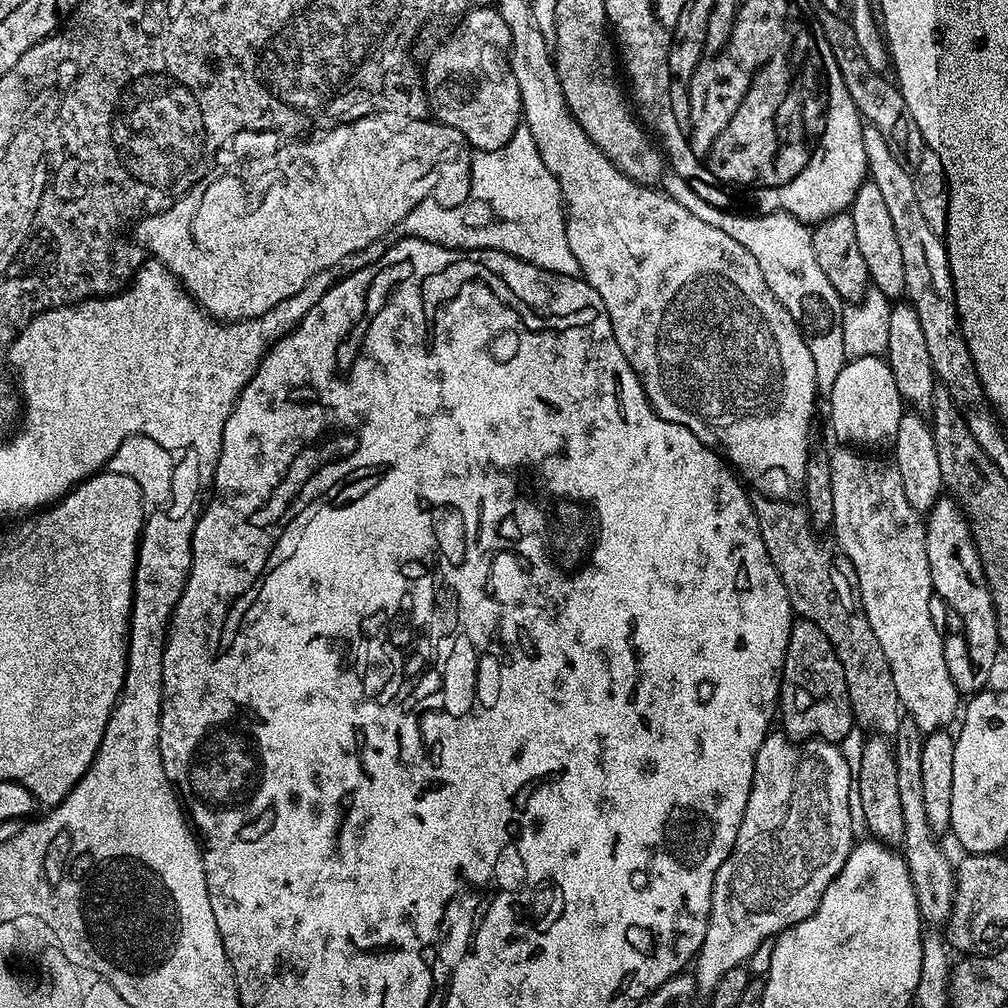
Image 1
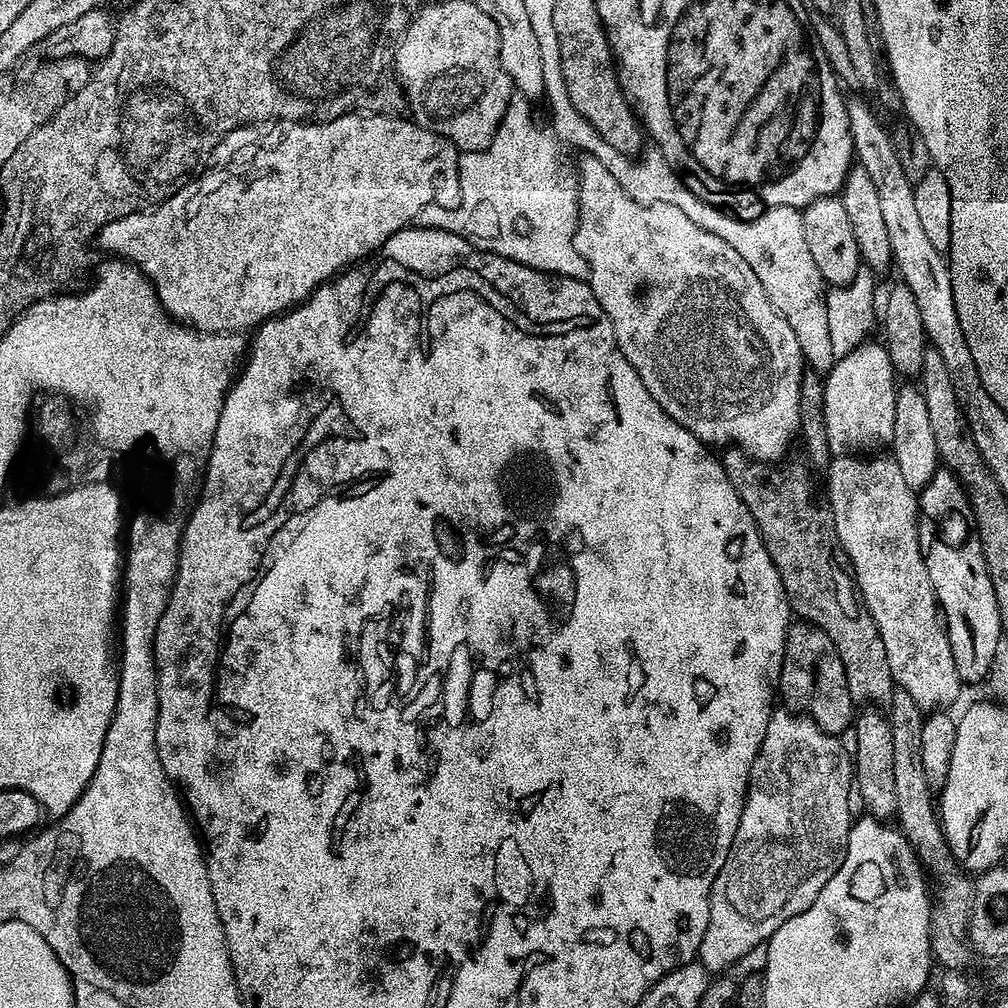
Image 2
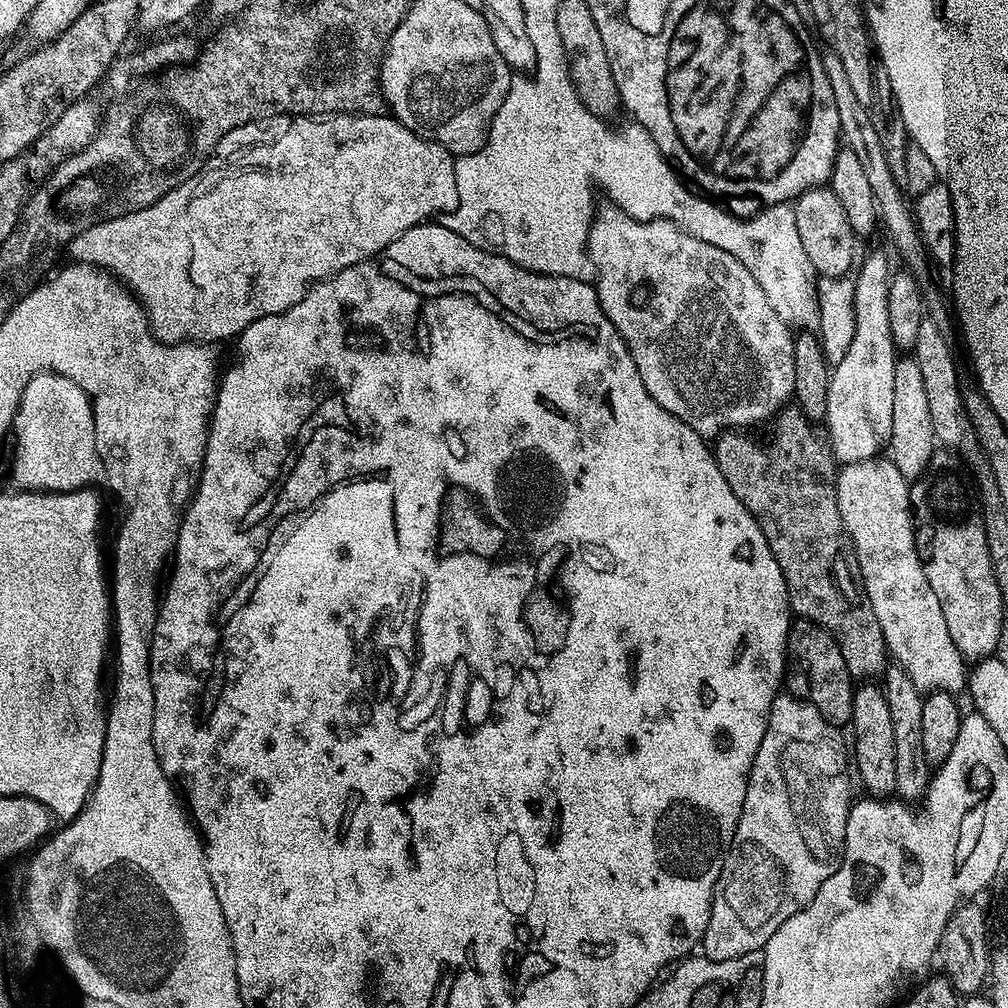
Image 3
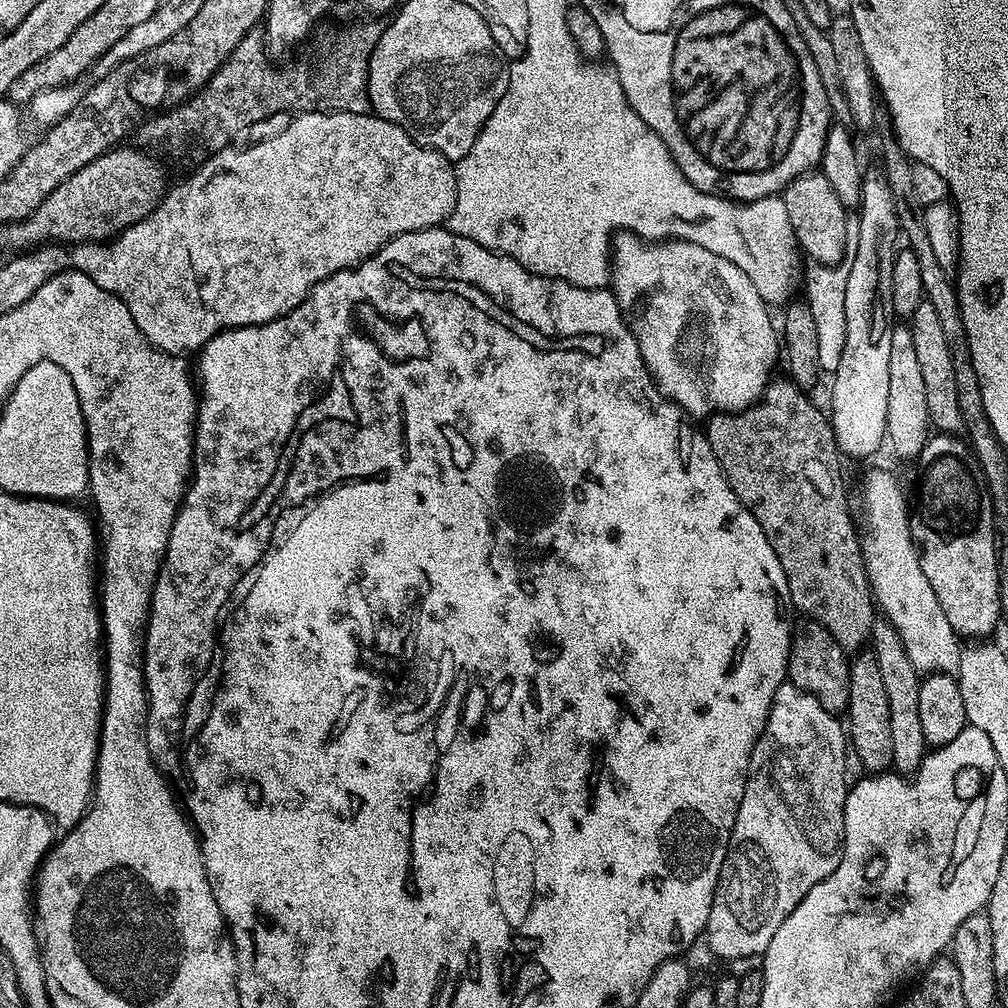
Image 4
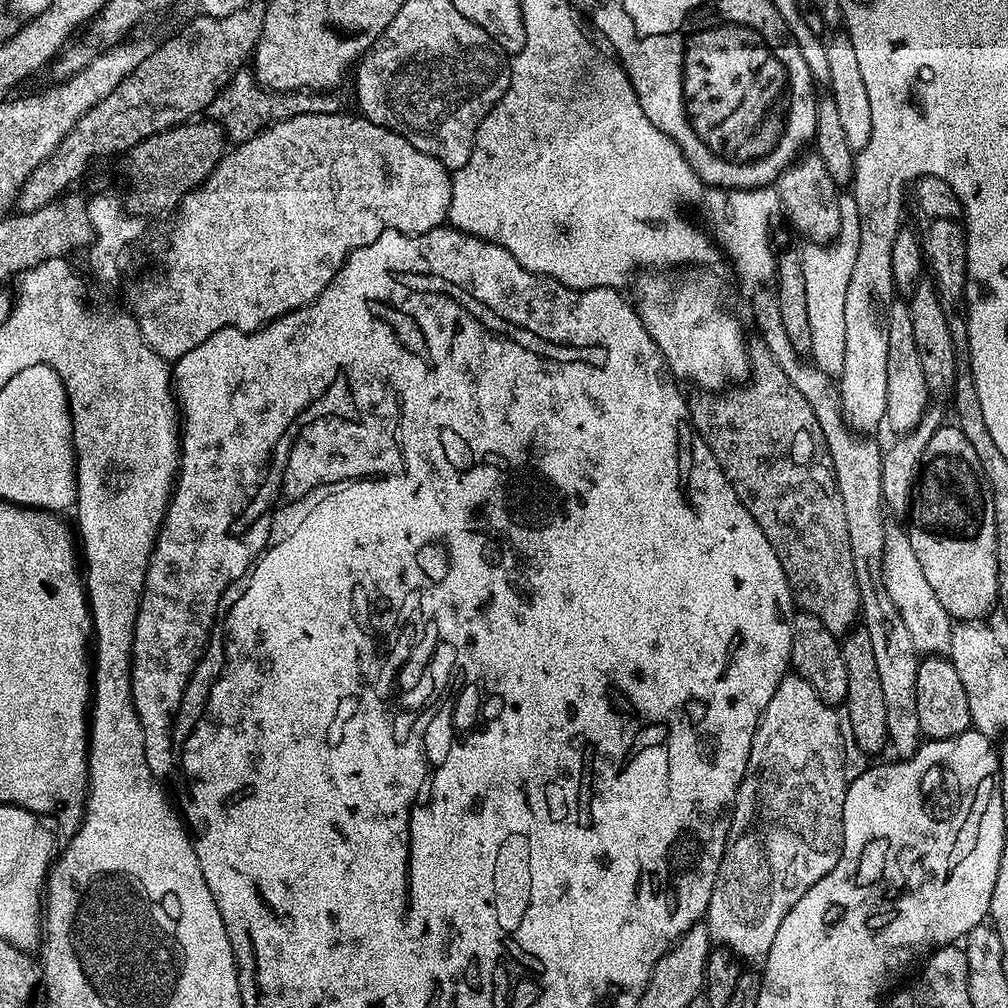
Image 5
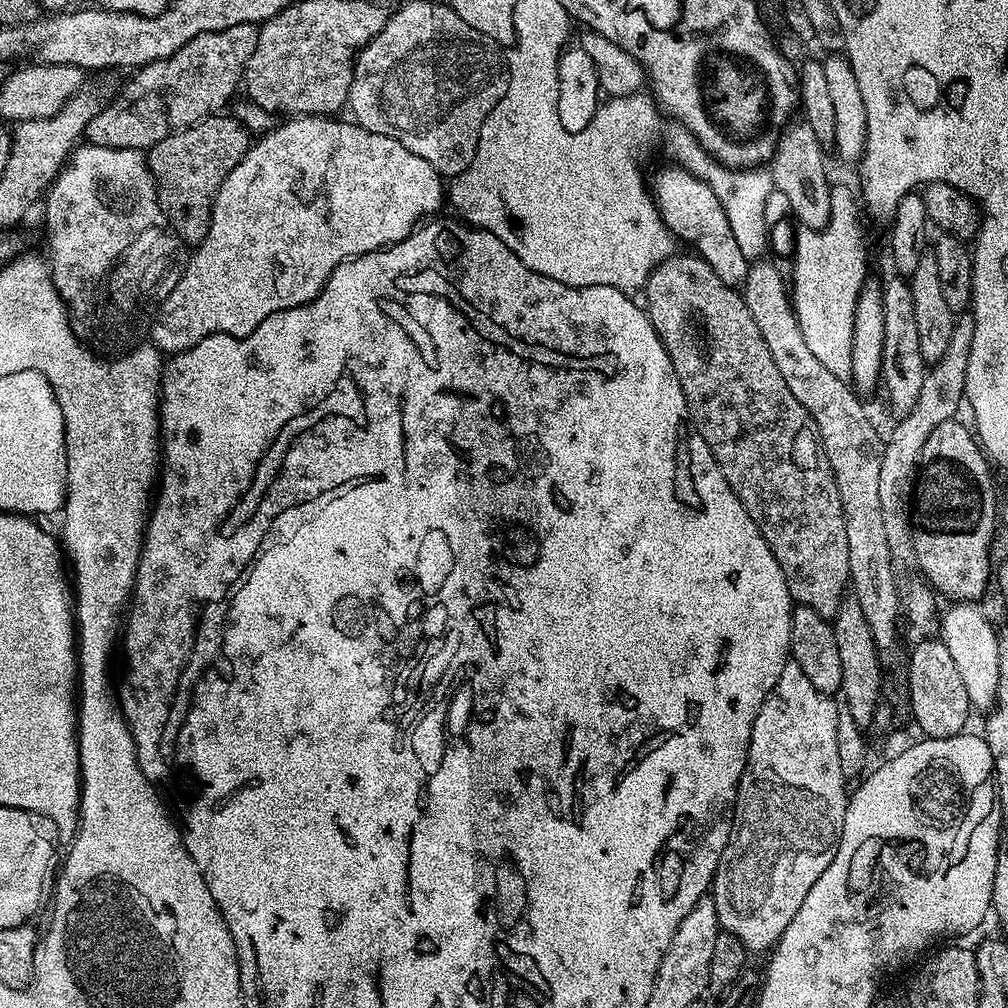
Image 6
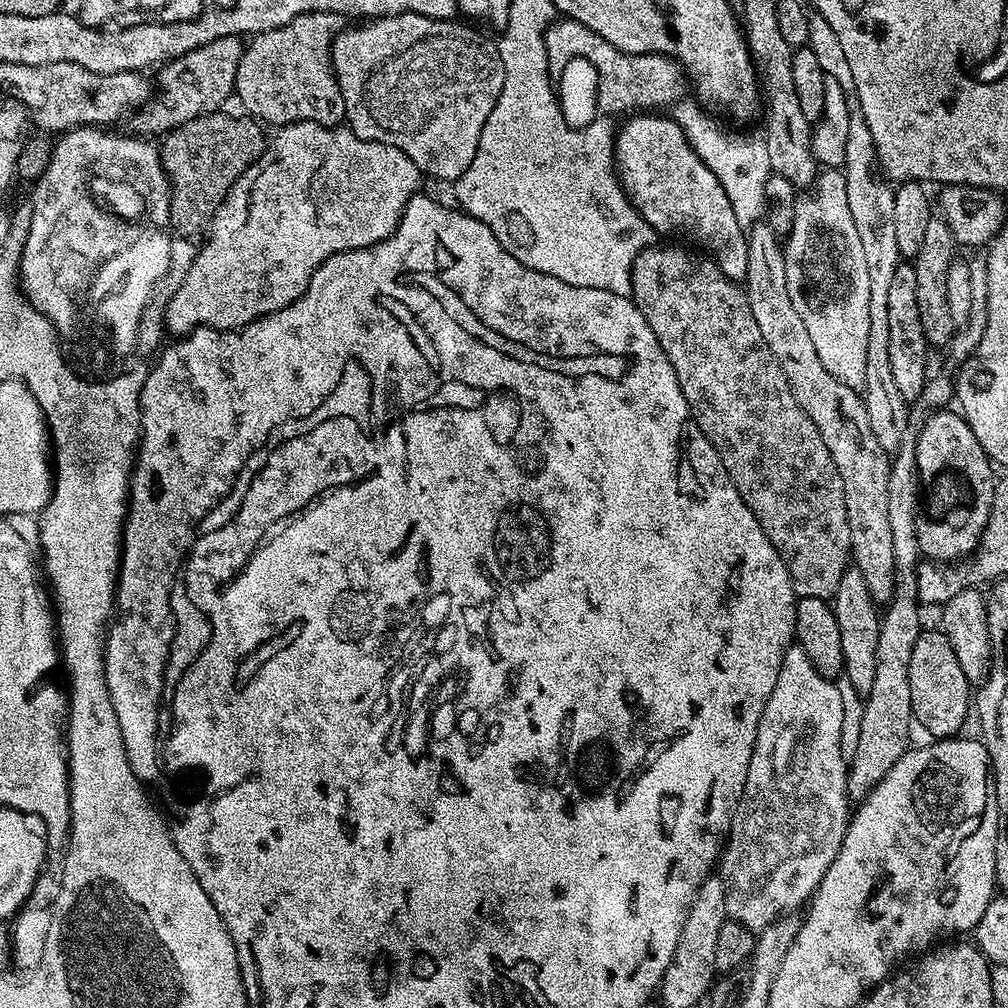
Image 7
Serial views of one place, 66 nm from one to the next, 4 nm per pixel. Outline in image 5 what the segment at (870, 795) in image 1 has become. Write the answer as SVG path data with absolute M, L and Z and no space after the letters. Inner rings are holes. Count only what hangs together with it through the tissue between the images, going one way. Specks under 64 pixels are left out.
M856 626L843 637L840 649L846 662L846 714L854 730L854 742L869 754L880 752L888 744L886 730L886 701L882 694L882 685L878 675L878 665L874 659L874 649L870 643L870 634L862 626Z

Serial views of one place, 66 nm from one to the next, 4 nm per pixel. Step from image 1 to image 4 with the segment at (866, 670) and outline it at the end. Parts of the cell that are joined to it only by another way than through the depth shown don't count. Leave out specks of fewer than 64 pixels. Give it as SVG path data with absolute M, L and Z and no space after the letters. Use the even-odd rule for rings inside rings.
M773 379L768 387L764 389L764 395L760 397L757 403L750 405L749 408L744 408L741 412L717 412L715 416L707 417L706 424L708 424L708 428L706 427L706 435L708 445L710 450L714 450L714 458L718 458L718 466L722 466L722 474L726 474L726 482L730 482L734 494L738 494L738 502L742 502L742 506L746 506L746 510L750 510L754 514L758 526L762 526L762 534L766 534L774 554L778 554L778 562L782 562L782 570L786 574L792 608L797 613L804 612L800 614L817 620L822 626L826 626L826 630L830 630L830 634L834 638L834 642L838 642L838 646L842 646L845 650L860 650L869 643L872 635L872 623L876 619L874 599L868 585L868 575L864 572L862 540L861 537L856 537L856 528L852 525L851 514L848 513L848 496L844 493L844 484L836 477L840 472L840 468L836 465L838 449L831 419L825 413L823 416L808 401L808 398L810 398L809 393L792 383L790 379Z

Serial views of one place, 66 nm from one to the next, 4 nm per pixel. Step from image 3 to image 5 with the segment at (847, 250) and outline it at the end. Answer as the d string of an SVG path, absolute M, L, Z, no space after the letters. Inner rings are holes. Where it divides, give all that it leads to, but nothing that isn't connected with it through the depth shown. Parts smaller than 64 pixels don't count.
M804 154L795 160L774 182L782 212L802 235L814 244L830 244L840 233L840 196L838 185L832 181L822 158Z

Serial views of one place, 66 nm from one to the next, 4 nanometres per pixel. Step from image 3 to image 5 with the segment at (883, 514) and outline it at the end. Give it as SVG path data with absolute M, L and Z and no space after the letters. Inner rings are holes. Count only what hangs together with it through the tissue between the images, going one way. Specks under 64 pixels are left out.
M888 526L884 529L882 578L886 582L886 594L890 594L894 606L898 606L898 614L902 614L902 622L906 622L906 626L910 629L910 639L914 641L917 652L947 653L954 621L942 606L942 602L938 602L938 594L934 594L930 582L926 582L926 577L922 575L922 566L910 547L910 538L903 527Z

